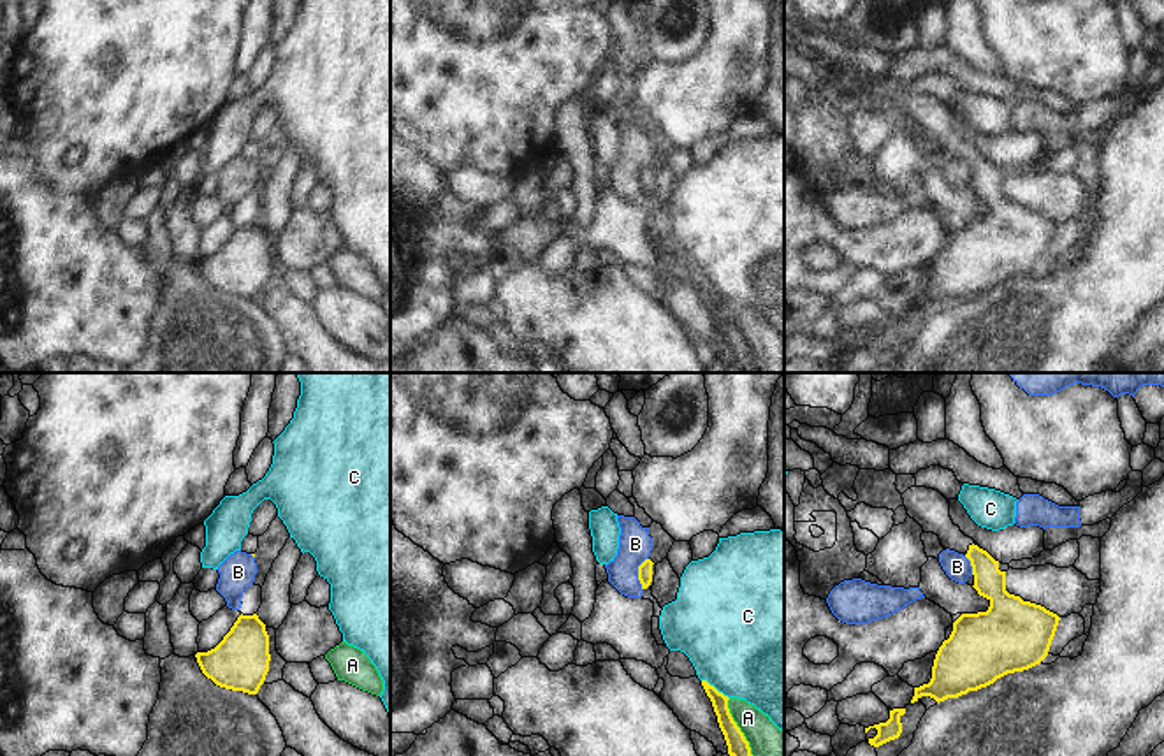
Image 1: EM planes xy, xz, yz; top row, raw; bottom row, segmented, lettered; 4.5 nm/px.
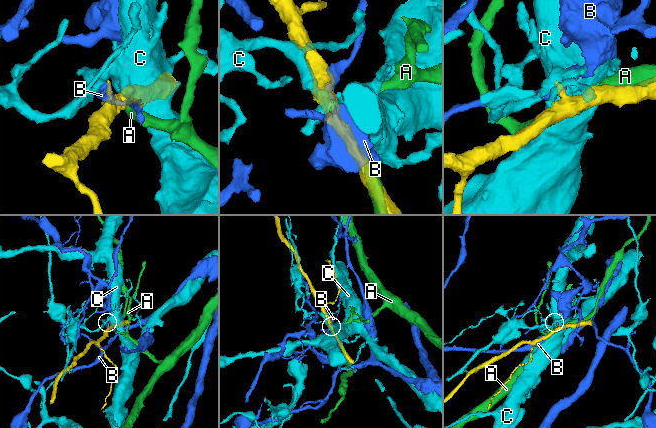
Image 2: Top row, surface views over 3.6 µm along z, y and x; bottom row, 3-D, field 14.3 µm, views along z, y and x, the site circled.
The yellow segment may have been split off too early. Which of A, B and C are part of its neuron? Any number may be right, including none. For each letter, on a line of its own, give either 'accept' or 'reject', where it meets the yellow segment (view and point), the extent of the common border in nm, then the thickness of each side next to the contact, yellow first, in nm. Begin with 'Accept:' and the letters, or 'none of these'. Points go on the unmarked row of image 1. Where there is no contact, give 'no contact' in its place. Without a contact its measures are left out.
Accept: none of these
A: reject | xz (741, 338) | 340 nm | 100/260 nm
B: reject | xz (639, 180) | 150 nm | 60/150 nm
C: reject | xz (714, 294) | 160 nm | 90/500 nm

